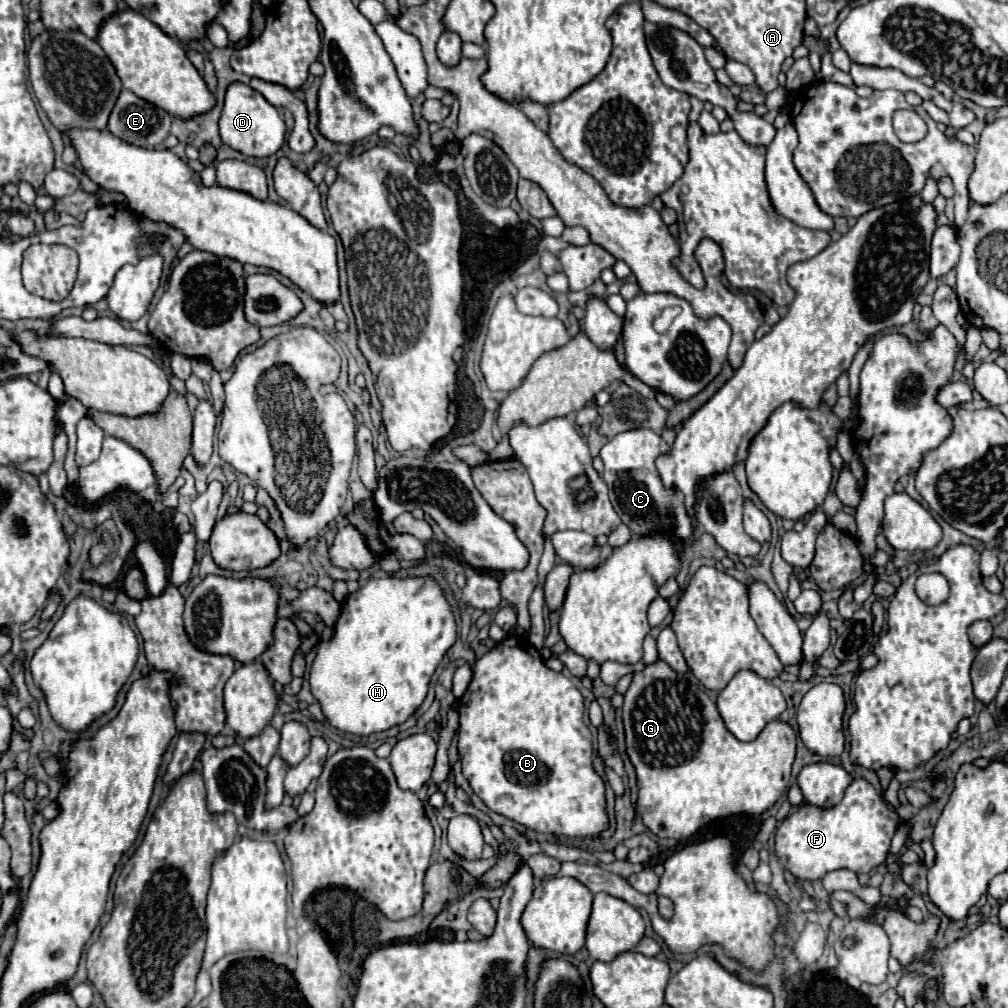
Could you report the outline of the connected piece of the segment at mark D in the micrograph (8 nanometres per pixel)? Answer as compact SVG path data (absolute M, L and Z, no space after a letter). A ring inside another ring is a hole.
M240 82L228 86L224 110L220 116L220 136L224 144L242 152L244 156L266 158L280 150L280 146L284 144L284 134L286 134L286 124L278 108L272 106L260 92Z

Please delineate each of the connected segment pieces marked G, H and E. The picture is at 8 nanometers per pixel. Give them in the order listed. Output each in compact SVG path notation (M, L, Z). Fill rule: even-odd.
M662 660L646 666L640 674L634 674L634 680L624 694L622 712L626 728L626 752L636 768L640 786L638 812L644 824L658 838L688 838L700 826L726 816L760 816L778 802L788 786L796 756L794 728L788 722L774 720L756 740L740 742L726 730L716 704L708 698L692 672L678 674Z
M380 578L368 580L364 588L342 602L340 616L334 624L334 638L318 646L310 670L310 690L320 702L330 726L356 734L370 736L406 722L424 702L430 678L446 650L456 642L454 614L440 590L430 578Z
M122 90L108 120L108 132L128 144L154 148L170 134L172 118L162 108Z

